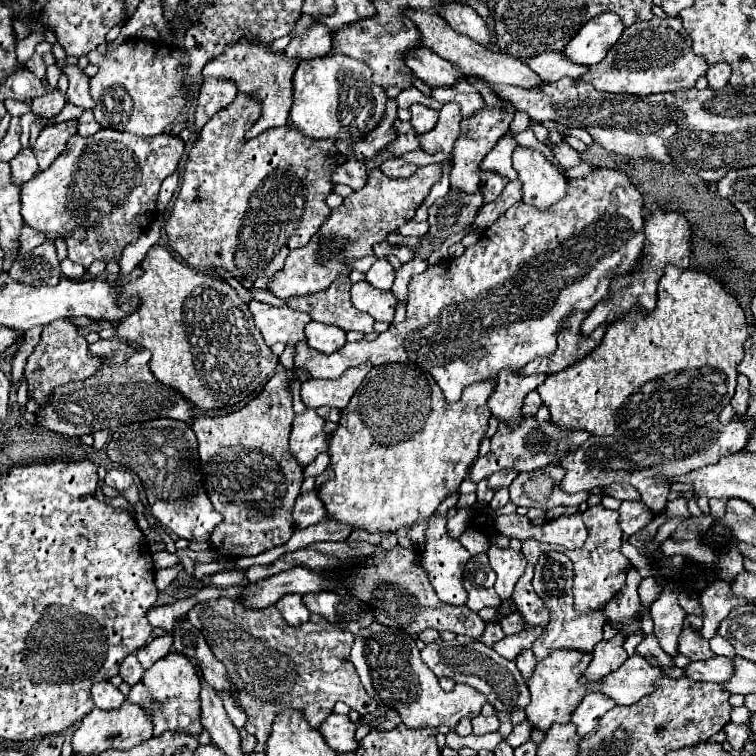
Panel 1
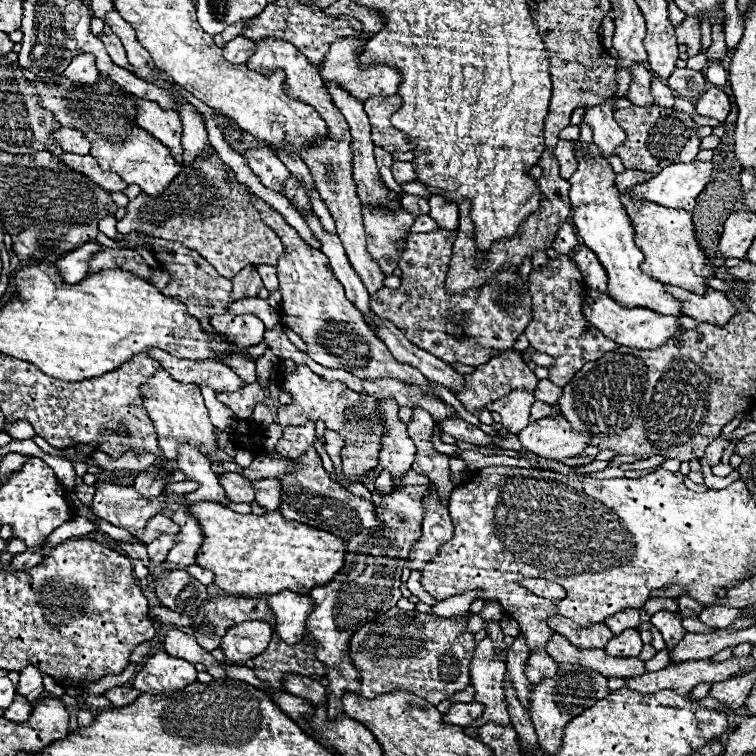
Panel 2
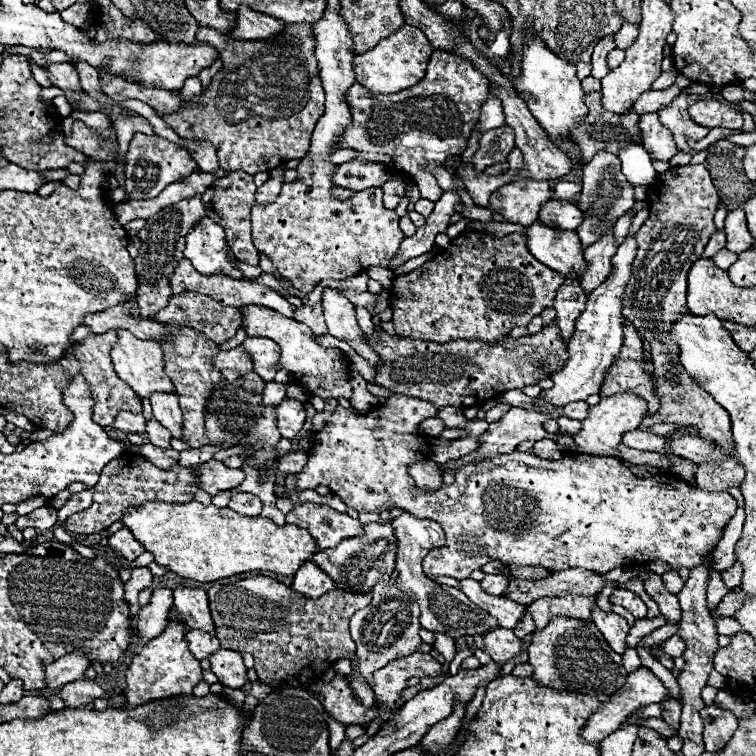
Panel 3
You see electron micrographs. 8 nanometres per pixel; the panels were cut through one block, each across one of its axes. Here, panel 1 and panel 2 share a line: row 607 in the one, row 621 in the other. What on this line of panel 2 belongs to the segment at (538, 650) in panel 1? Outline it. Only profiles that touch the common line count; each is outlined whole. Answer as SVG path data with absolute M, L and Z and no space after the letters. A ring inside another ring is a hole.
M552 614L546 624L566 636L578 650L604 650L604 646L608 644L610 638L614 638L614 634L606 628L606 624L596 624L594 628L578 628L570 618L562 620L560 614Z

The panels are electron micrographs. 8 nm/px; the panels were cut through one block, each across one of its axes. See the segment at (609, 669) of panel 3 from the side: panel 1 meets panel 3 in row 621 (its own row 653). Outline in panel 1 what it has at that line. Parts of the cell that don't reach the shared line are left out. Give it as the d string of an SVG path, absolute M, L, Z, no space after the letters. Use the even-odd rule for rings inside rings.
M554 650L548 658L538 662L538 666L536 666L536 670L534 670L534 674L528 682L532 700L526 706L526 716L530 718L530 722L538 730L548 732L552 724L570 722L570 716L572 716L574 708L578 708L578 704L586 696L586 688L582 686L580 678L582 678L586 666L590 664L590 656L592 654L570 652L570 650Z

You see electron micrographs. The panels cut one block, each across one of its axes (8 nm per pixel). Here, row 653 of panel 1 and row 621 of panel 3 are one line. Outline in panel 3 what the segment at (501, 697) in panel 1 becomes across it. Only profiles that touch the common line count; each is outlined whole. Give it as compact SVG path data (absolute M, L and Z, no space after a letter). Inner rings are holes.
M408 512L400 514L398 518L392 520L394 526L394 534L398 540L398 554L396 554L396 586L398 590L402 590L404 594L408 594L422 610L420 614L420 622L426 630L432 632L444 632L452 638L460 638L460 636L474 636L474 634L484 634L490 628L498 626L496 618L492 618L486 610L480 610L476 604L472 604L458 588L452 586L444 586L444 584L436 584L432 582L424 572L422 572L422 560L426 556L426 552L438 548L444 544L444 530L432 522L432 520L422 520L422 518L414 518Z

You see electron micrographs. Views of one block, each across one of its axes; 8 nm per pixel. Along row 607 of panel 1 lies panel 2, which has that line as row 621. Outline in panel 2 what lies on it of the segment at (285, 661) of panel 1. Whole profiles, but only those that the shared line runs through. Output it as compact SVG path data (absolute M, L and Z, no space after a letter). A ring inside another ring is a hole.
M218 596L198 610L192 628L198 644L210 652L220 646L222 636L230 626L246 620L270 620L276 624L274 612L260 598Z

